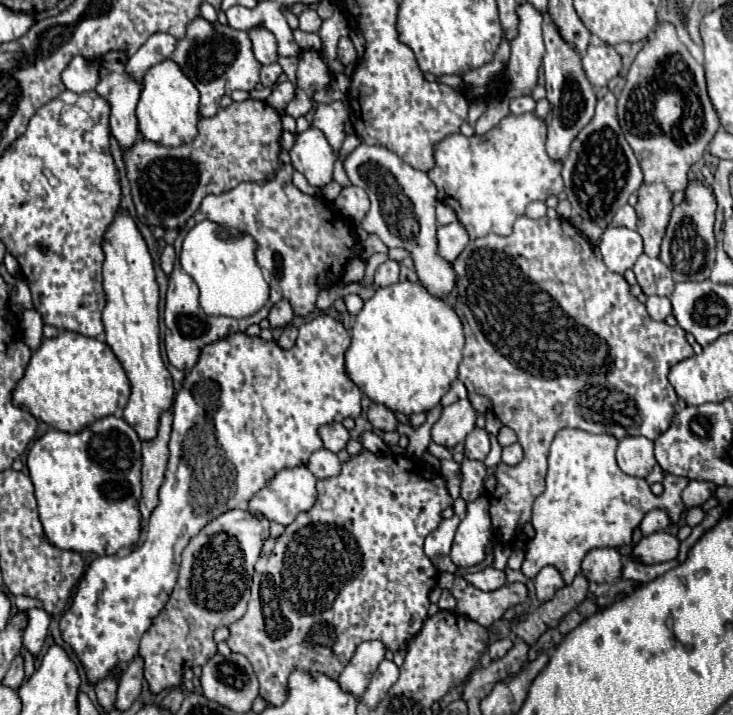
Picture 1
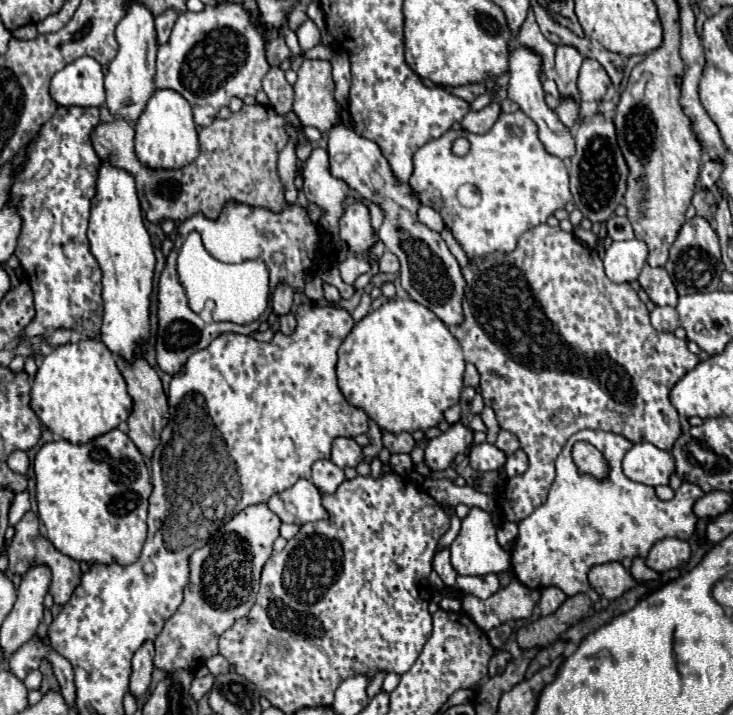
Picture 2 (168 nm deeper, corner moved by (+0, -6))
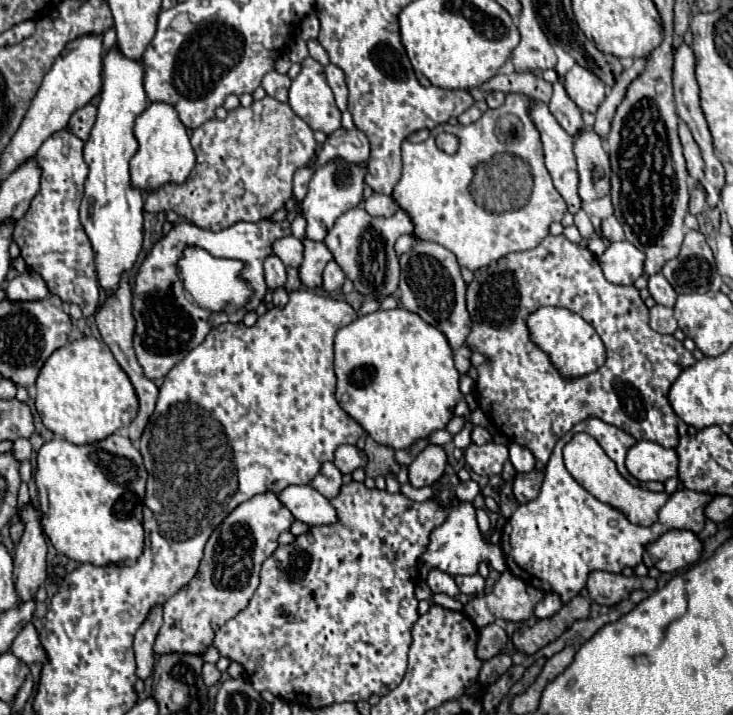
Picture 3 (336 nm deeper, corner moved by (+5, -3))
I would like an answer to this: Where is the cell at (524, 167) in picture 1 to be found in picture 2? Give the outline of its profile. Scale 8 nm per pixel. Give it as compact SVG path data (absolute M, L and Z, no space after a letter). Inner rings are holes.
M520 110L502 114L486 134L478 136L466 130L448 130L444 136L424 144L414 154L414 174L408 184L424 206L442 214L444 224L452 230L468 258L490 252L512 252L526 230L546 222L554 210L564 208L564 204L572 200L566 164L558 156L546 152L534 120ZM462 136L470 142L470 150L466 156L456 156L452 144ZM464 182L480 188L482 200L476 208L464 208L456 198Z

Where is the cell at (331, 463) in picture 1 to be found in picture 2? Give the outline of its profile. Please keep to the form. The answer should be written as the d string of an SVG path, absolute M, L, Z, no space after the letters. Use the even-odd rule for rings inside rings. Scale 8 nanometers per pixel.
M316 460L312 464L312 482L320 492L332 494L344 482L344 470L330 460Z

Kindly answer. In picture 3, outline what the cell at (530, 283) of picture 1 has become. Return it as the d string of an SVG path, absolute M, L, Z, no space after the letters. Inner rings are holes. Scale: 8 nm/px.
M547 235L547 237L545 237L545 239L543 239L535 249L519 251L519 253L509 253L507 257L503 257L503 259L491 263L489 267L483 267L483 269L475 271L475 279L473 279L473 283L467 287L467 309L469 309L469 313L471 313L471 321L473 321L473 329L471 329L469 337L467 337L467 345L469 345L473 351L479 351L481 355L485 355L485 363L481 363L481 365L477 367L477 371L479 371L479 377L477 377L477 397L479 397L477 403L479 403L479 409L481 409L481 411L491 419L491 423L497 427L497 431L499 431L501 435L505 435L511 443L519 443L519 445L527 447L527 449L535 455L535 459L537 459L535 471L531 471L531 473L517 473L517 475L515 475L515 481L513 481L513 493L515 493L515 497L517 497L519 503L527 503L527 501L531 501L531 499L537 497L539 487L541 487L541 481L543 481L543 467L545 467L545 463L549 461L555 443L563 437L563 433L571 431L573 425L585 421L587 417L597 417L597 419L601 419L601 421L605 421L605 423L611 423L611 425L615 425L615 427L627 431L629 435L633 435L637 441L647 439L647 441L659 443L661 447L677 447L677 443L679 443L677 421L679 421L679 419L677 419L673 407L669 405L667 393L669 393L673 381L675 381L675 379L679 377L679 373L683 371L683 367L695 363L695 357L693 357L691 351L687 351L687 349L683 347L683 343L677 341L673 335L661 335L661 333L655 333L655 331L647 325L647 321L649 321L649 309L647 309L647 305L643 303L643 299L639 297L639 291L637 291L633 285L625 287L625 285L613 285L613 283L609 283L609 281L603 277L603 271L601 271L601 267L599 267L599 263L597 263L595 255L593 255L589 249L581 249L579 243L571 243L571 241L565 239L563 235L559 235L559 237L557 237L557 235ZM545 305L565 307L565 309L569 309L569 311L581 315L585 321L589 321L589 323L593 325L593 329L599 333L599 337L603 339L603 343L605 343L605 349L607 349L607 361L605 361L605 365L601 365L601 367L599 367L595 373L591 373L591 375L585 375L585 377L579 377L579 379L563 379L563 377L559 375L559 371L551 365L549 357L547 357L547 355L545 355L545 353L543 353L543 351L541 351L541 349L539 349L539 347L529 339L529 331L527 331L527 325L525 325L529 313L533 313L535 309L545 307Z

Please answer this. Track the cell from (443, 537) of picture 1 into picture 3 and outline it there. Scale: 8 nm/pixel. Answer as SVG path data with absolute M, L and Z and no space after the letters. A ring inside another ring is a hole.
M439 569L429 571L427 585L429 585L431 593L445 593L449 597L457 597L459 595L459 587L453 581L453 577L447 575L447 573L443 573L443 571L439 571Z

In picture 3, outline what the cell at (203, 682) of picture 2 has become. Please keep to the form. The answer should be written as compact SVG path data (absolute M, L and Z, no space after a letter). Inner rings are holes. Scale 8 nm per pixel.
M205 663L205 667L203 667L203 679L205 679L207 686L215 685L221 679L221 671L217 669L215 663Z

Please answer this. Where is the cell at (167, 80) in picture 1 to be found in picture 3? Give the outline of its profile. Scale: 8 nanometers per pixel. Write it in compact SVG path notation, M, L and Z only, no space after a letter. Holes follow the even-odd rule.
M151 103L135 121L135 137L139 141L139 151L131 159L131 183L143 197L167 183L183 183L189 177L195 167L195 151L189 143L187 129L171 105Z

